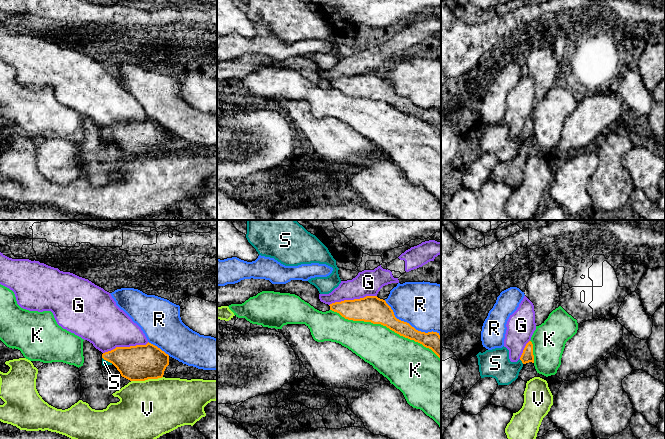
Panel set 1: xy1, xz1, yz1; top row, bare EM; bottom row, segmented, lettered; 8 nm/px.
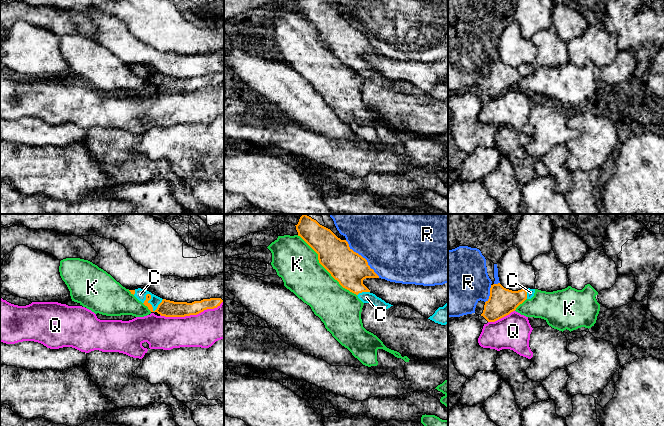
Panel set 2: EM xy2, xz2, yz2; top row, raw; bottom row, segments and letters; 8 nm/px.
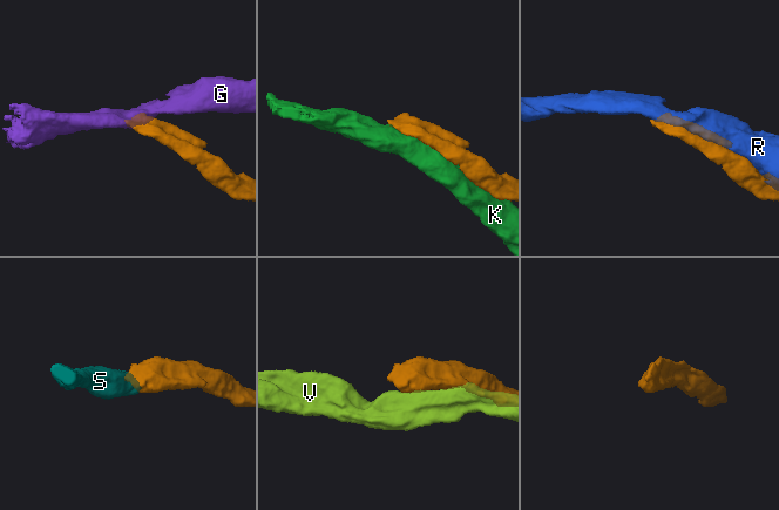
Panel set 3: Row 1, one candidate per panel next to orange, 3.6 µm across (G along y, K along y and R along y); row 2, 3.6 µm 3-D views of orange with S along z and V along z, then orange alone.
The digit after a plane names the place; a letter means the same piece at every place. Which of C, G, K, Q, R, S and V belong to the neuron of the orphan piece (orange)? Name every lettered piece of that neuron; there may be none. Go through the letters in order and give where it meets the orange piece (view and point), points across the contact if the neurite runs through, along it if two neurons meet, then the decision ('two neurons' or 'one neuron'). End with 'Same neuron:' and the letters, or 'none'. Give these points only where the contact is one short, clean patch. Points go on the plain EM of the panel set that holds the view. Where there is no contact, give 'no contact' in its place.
C: meets orange in xy2 at (149, 79); one neuron
G: meets orange in xz1 at (352, 76); border along xz1 (376, 71), (344, 75), (332, 78), (329, 81); two neurons
K: meets orange in xz1 at (385, 101); two neurons
Q: meets orange in xy2 at (191, 90); two neurons
R: meets orange in xz1 at (409, 100); two neurons
S: meets orange in yz1 at (521, 136); runs through yz1 (527, 132), (521, 136), (516, 141), (495, 139); one neuron
V: meets orange in xy1 at (146, 155); border along xy1 (162, 152), (131, 157); two neurons
Same neuron: C, S

